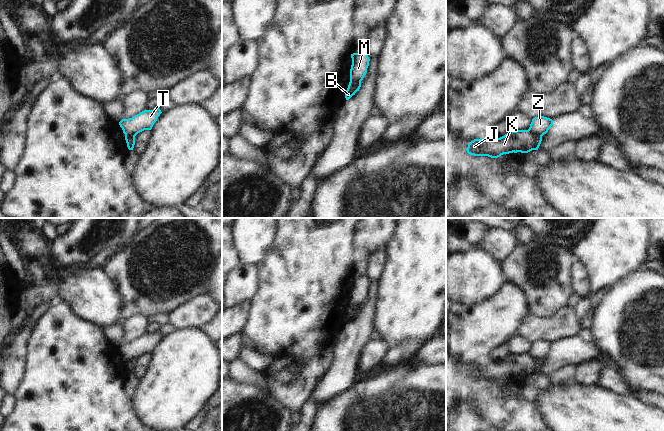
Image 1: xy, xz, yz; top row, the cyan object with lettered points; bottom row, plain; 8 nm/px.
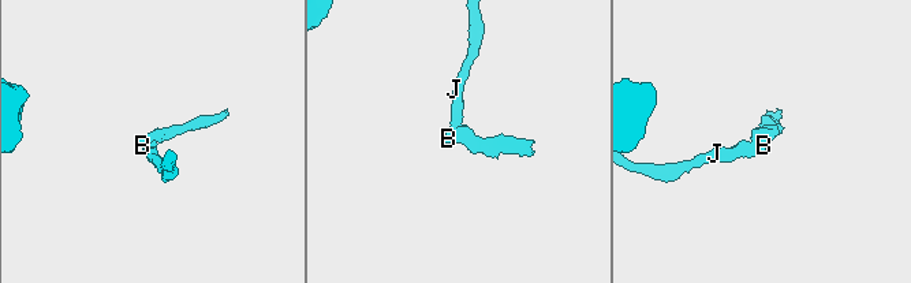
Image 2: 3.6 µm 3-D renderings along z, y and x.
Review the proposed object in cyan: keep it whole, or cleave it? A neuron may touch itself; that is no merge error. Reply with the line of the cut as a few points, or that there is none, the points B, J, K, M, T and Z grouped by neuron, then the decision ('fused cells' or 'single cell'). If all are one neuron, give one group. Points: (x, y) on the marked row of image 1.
yz (528, 129), (532, 133), (541, 136) | B T Z / J K M | fused cells

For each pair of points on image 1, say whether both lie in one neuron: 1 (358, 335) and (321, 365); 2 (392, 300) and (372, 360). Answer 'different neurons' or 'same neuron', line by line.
1: different neurons
2: different neurons

